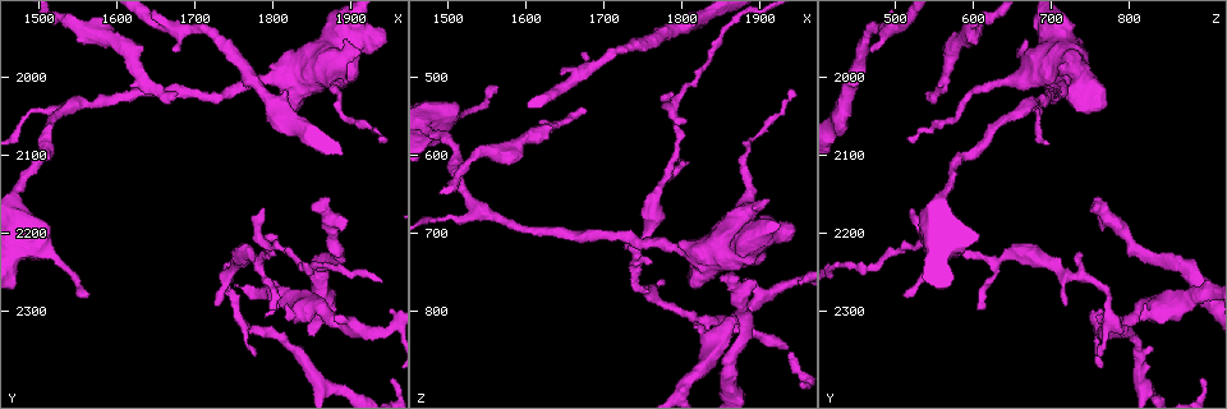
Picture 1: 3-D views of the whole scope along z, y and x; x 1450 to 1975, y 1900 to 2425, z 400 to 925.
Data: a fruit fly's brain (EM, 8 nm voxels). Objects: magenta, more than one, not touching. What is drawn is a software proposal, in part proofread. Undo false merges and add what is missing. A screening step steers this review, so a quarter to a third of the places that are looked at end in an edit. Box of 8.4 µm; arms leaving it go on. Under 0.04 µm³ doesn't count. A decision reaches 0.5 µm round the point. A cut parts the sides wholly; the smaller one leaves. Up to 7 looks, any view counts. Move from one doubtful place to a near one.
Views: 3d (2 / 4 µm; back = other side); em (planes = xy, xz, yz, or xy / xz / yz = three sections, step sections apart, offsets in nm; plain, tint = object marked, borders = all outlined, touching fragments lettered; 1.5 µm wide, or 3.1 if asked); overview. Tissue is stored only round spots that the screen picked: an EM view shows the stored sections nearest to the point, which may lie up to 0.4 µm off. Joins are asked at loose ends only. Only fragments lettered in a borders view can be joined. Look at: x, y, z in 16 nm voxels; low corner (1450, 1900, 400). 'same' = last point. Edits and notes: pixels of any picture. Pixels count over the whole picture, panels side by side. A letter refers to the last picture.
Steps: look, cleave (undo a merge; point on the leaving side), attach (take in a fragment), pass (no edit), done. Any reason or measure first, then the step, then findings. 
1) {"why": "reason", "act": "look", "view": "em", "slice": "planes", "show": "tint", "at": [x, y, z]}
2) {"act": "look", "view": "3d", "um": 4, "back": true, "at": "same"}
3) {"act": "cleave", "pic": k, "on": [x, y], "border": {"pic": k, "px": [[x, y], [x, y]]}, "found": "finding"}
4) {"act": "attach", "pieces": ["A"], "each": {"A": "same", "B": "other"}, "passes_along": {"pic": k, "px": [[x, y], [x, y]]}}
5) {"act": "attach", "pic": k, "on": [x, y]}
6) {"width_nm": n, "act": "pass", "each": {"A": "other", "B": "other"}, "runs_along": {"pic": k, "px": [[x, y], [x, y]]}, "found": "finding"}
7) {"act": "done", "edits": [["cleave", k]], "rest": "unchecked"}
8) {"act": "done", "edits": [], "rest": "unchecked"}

{"why": "an open end", "act": "look", "view": "em", "slice": "planes", "show": "tint", "at": [1870, 2155, 755]}

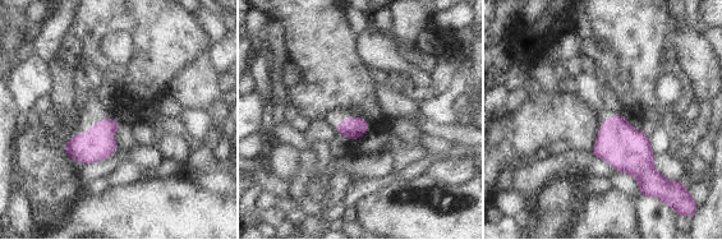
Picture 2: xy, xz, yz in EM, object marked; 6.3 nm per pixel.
{"act": "look", "view": "em", "slice": "planes", "show": "borders", "at": "same"}

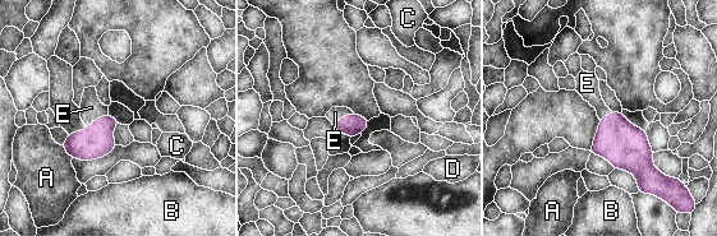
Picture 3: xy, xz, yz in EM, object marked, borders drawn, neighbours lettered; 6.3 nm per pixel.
{"act": "attach", "pieces": ["E"], "each": {"A": "other", "B": "other", "C": "other", "D": "other", "E": "same"}, "passes_along": {"pic": 3, "px": [[96, 140], [96, 119], [91, 107]]}, "found": "the cell continues"}

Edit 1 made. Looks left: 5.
{"act": "look", "view": "overview"}

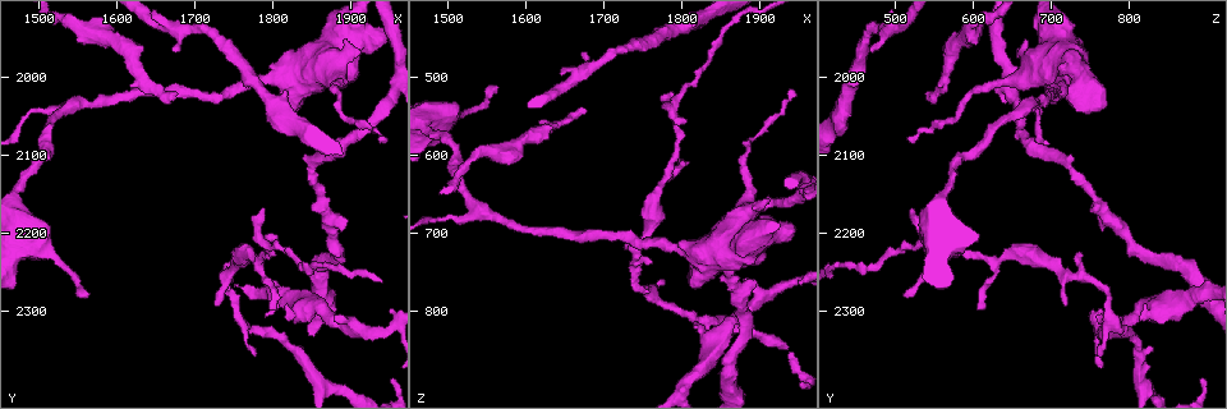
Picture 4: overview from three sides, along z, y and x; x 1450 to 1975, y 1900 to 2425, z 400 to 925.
{"act": "look", "view": "em", "slice": "xz", "step": 4, "show": "tint", "at": [1675, 2020, 540]}

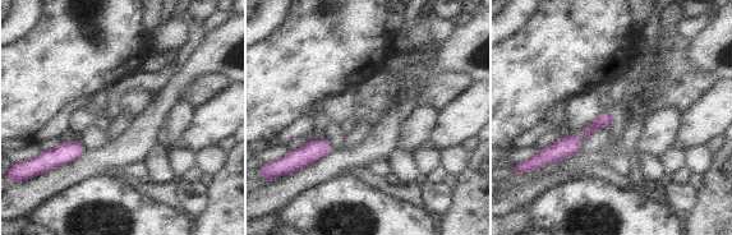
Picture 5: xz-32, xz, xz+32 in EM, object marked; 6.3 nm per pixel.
{"act": "look", "view": "em", "slice": "planes", "show": "tint", "at": "same"}

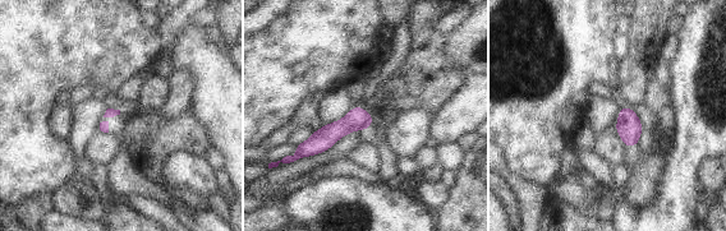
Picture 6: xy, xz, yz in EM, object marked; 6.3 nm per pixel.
{"act": "look", "view": "em", "slice": "planes", "show": "borders", "at": "same"}

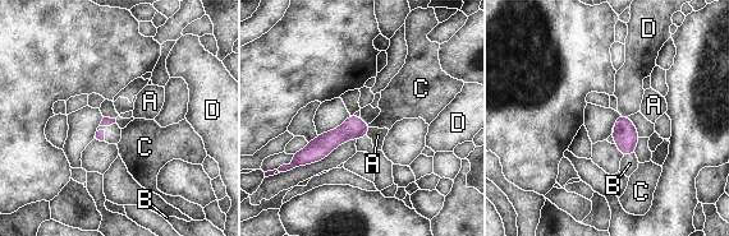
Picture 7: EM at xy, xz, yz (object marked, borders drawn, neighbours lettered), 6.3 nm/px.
{"act": "attach", "pieces": ["B"], "each": {"A": "other", "B": "same", "C": "other", "D": "other"}, "passes_along": {"pic": 7, "px": [[627, 137], [628, 154], [629, 163]]}, "found": "it goes on there"}

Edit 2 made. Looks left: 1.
{"act": "done", "edits": [["attach", 3], ["attach", 7]], "rest": "unchecked"}

